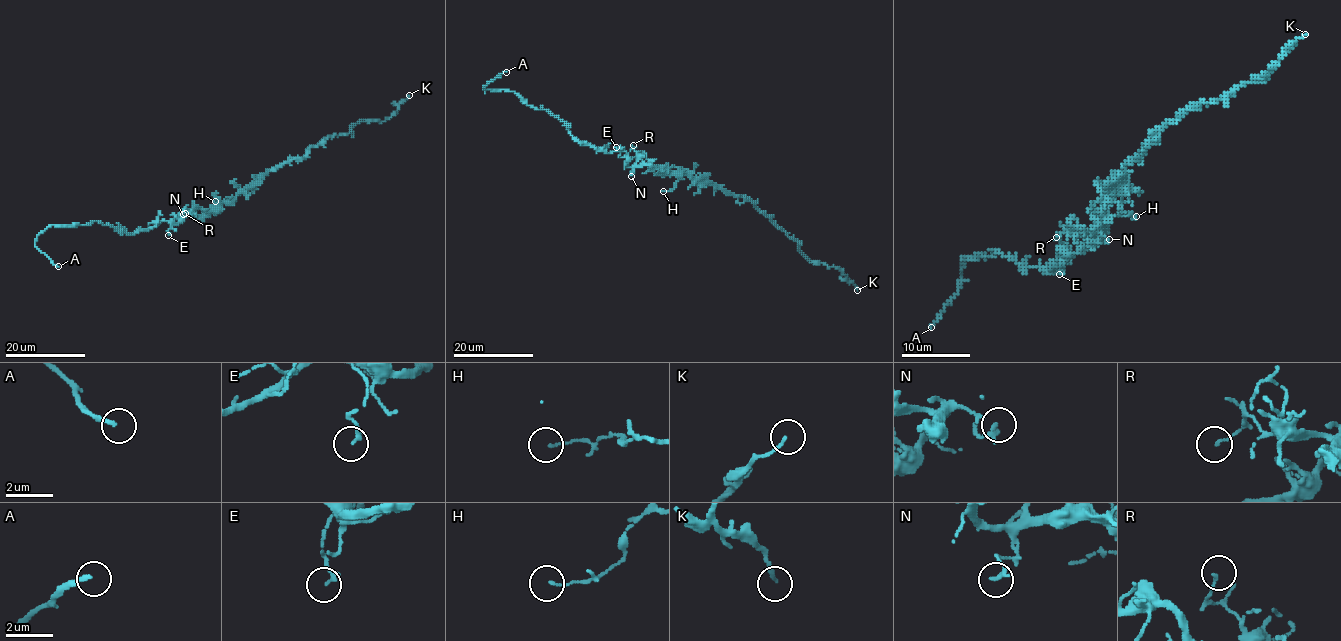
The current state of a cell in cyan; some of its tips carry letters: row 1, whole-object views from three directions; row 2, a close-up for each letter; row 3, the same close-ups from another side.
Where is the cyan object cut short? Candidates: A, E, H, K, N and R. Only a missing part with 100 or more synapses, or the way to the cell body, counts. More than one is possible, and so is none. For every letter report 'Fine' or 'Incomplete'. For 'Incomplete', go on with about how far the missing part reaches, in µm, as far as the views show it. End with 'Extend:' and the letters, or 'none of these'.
A: Incomplete. Missing length about 20 µm
E: Fine
H: Fine
K: Fine
N: Fine
R: Fine
Extend: A

